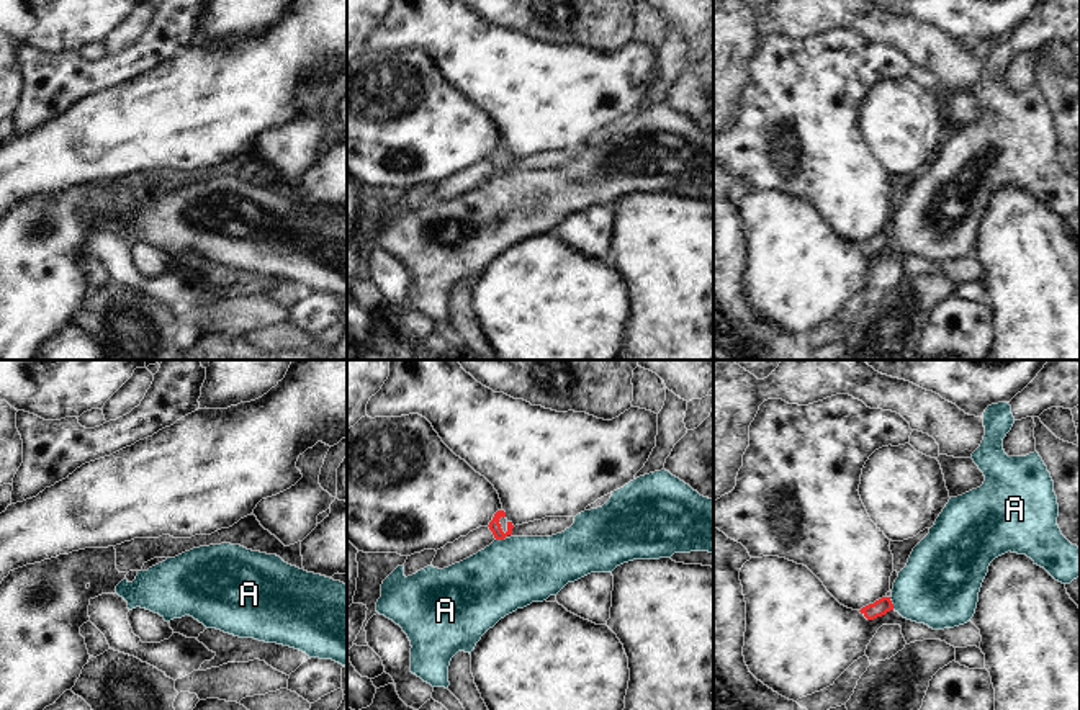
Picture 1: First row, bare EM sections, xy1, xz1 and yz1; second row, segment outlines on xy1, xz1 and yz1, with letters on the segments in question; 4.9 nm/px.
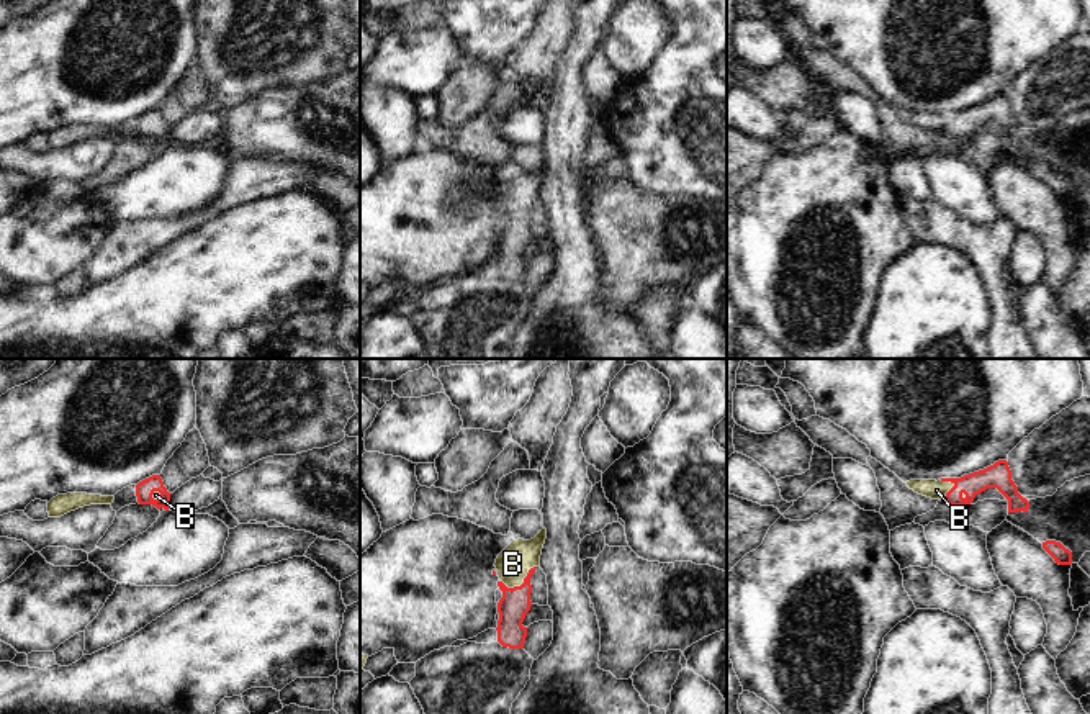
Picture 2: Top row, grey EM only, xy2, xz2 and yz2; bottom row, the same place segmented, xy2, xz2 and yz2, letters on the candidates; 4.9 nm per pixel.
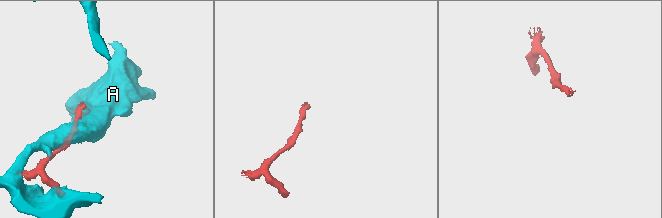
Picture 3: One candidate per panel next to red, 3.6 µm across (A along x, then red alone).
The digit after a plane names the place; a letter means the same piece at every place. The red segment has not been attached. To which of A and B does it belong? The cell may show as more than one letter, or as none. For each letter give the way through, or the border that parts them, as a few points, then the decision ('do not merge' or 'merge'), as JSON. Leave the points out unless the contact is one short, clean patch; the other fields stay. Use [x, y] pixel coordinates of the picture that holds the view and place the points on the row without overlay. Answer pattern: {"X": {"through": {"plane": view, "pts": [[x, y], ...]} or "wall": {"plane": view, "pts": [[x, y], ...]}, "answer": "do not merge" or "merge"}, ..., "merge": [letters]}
{"A": {"wall": {"plane": "yz1", "pts": [[889, 231], [894, 242]]}, "answer": "do not merge"}, "B": {"through": {"plane": "xz2", "pts": [[516, 236], [516, 223], [522, 216], [514, 208], [513, 197]]}, "answer": "merge"}, "merge": ["B"]}

